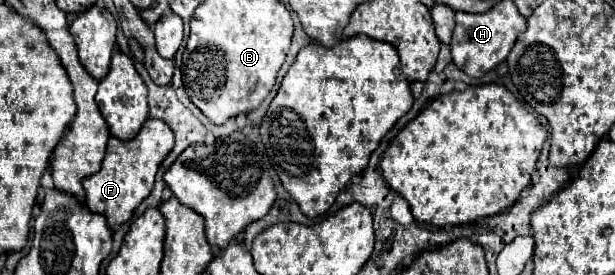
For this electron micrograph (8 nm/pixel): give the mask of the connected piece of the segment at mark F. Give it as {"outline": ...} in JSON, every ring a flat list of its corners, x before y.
{"outline":[[149,118,133,140,123,142,117,138,109,138,101,170,83,180,87,208,93,210,95,214,103,214,111,228,125,224,133,216,135,208,149,196,157,168,171,152,171,148,173,148,171,128,163,120,155,118]]}

